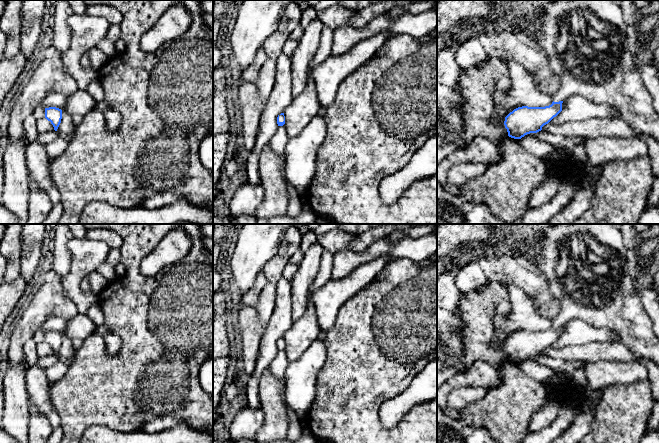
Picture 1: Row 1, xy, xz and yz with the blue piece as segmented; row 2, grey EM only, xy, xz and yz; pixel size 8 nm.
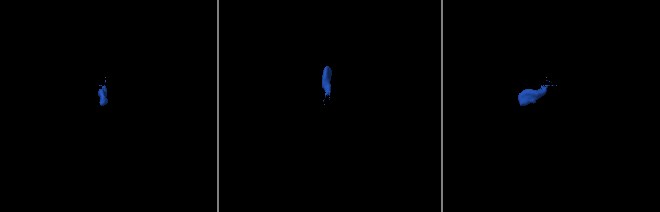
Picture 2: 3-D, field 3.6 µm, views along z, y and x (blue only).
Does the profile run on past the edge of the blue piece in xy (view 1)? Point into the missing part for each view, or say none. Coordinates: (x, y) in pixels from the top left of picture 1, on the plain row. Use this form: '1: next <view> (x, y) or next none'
1: next none

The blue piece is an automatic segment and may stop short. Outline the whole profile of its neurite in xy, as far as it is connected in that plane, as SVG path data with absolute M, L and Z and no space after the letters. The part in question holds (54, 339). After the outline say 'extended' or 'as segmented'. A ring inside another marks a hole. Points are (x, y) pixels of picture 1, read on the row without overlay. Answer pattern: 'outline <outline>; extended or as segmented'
outline M56 331L45 332L45 342L51 346L54 354L57 355L62 343L62 334Z; as segmented

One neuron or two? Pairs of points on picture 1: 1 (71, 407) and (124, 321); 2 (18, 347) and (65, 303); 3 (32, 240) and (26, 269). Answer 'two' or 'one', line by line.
1: one
2: one
3: one

